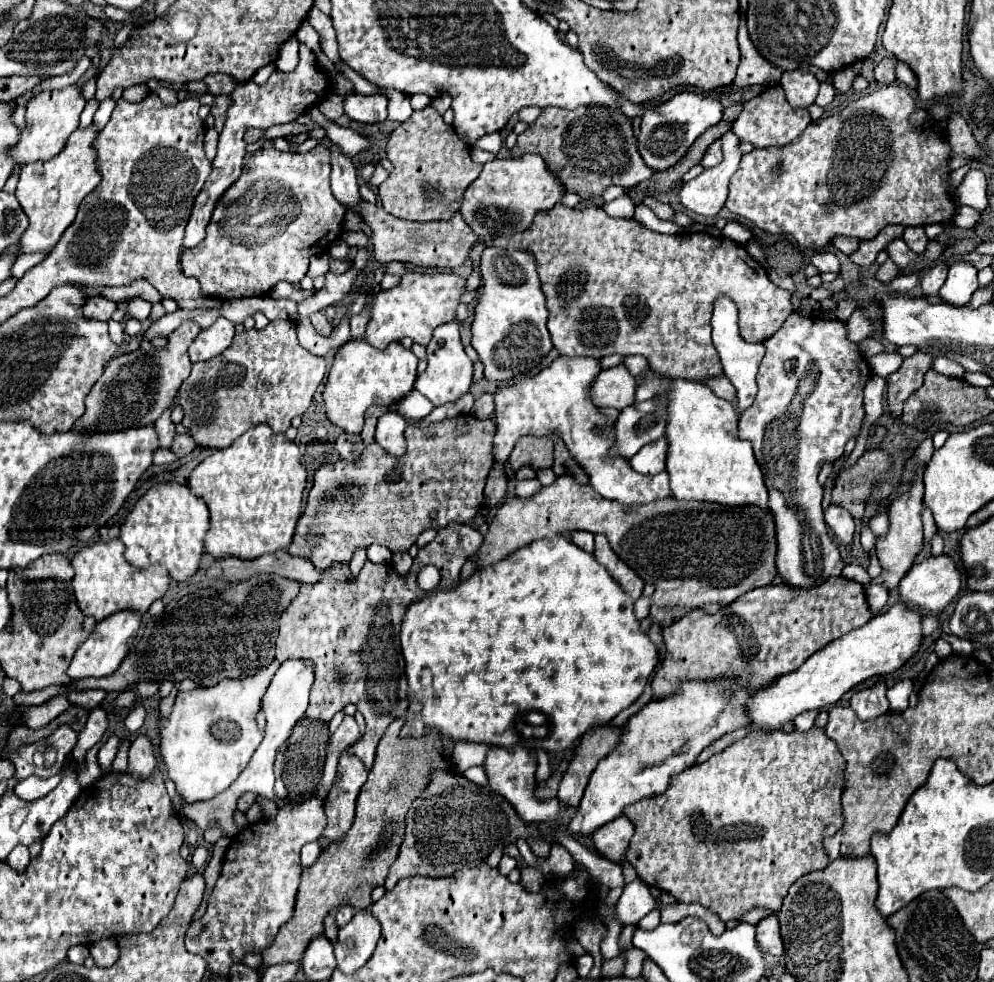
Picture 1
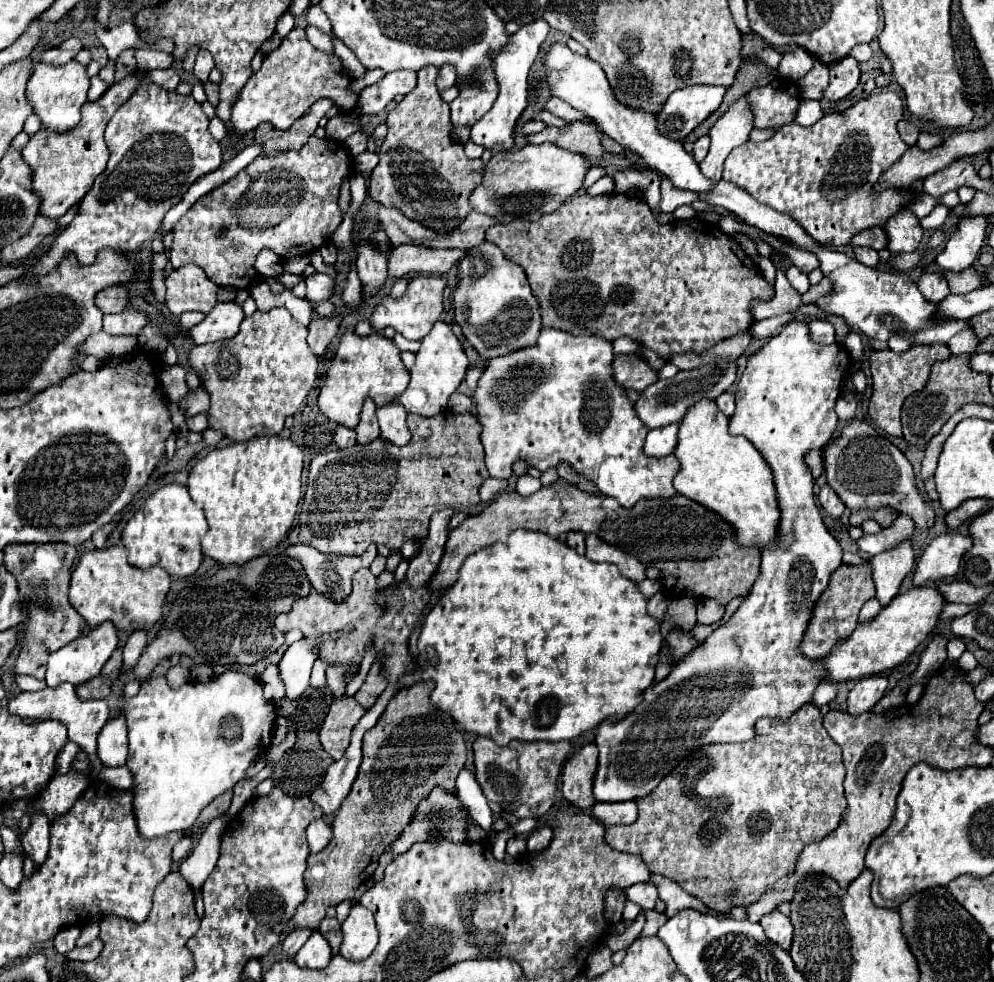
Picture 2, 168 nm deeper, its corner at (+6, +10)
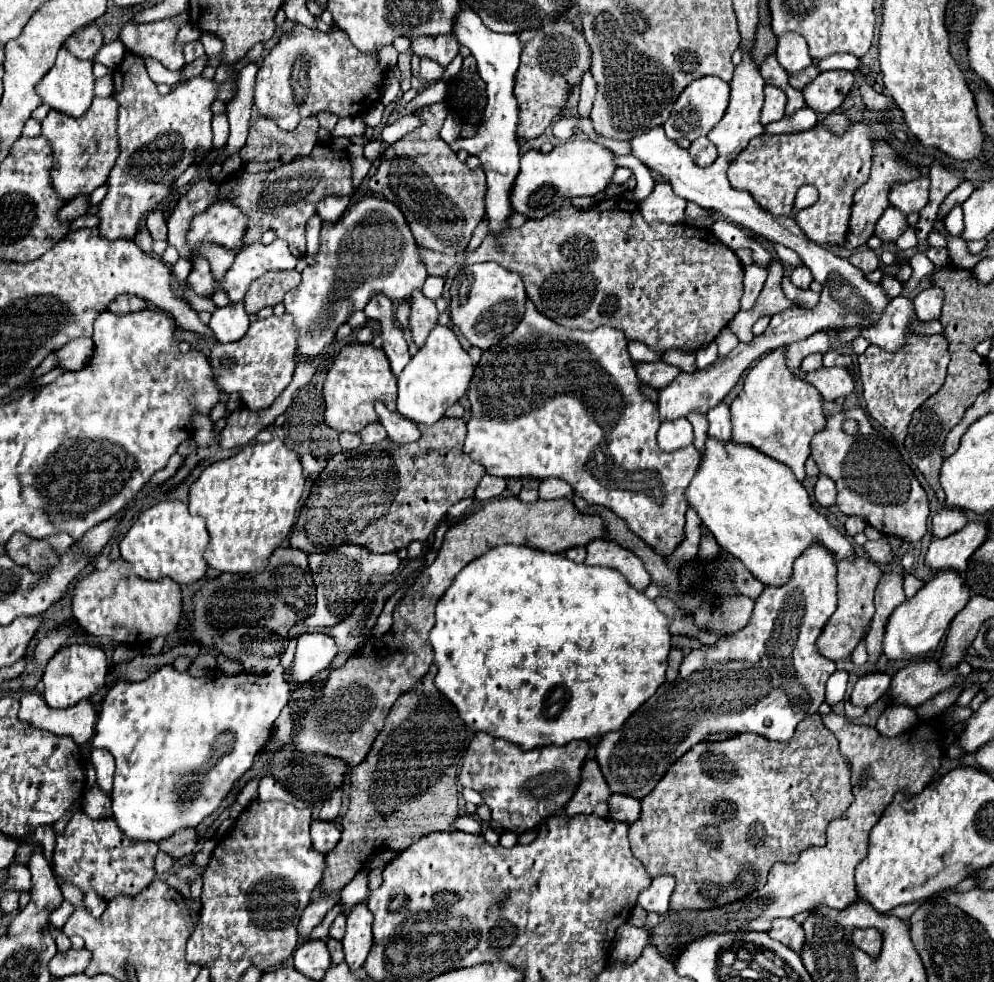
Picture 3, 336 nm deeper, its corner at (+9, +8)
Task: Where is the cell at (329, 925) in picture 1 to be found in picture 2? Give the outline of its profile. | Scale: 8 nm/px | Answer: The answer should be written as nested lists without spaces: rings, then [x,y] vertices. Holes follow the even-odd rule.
[[[324,917],[318,931],[328,939],[328,943],[332,945],[332,951],[338,953],[340,943],[342,943],[342,931],[340,931],[340,923],[334,917]]]

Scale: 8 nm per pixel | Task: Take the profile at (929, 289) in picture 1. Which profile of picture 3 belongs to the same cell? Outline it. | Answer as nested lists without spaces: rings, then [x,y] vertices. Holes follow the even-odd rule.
[[[939,287],[923,289],[913,299],[915,313],[919,321],[935,321],[941,317],[941,305],[943,305],[943,291]]]

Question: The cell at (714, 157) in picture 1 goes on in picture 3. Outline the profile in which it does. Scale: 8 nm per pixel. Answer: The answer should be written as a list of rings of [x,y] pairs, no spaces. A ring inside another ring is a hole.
[[[707,137],[695,139],[687,151],[689,151],[691,159],[693,159],[699,167],[709,167],[709,165],[713,165],[715,159],[717,159],[717,147],[713,147],[713,143],[709,143]]]

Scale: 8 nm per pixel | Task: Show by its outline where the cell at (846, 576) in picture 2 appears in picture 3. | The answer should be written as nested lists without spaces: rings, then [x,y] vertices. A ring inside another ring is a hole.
[[[857,557],[855,561],[839,561],[837,567],[839,567],[837,571],[839,605],[819,637],[819,651],[833,661],[847,659],[853,653],[853,649],[859,645],[859,641],[865,637],[865,633],[869,631],[869,623],[875,611],[875,605],[873,605],[875,587],[883,575],[877,563],[863,557]]]

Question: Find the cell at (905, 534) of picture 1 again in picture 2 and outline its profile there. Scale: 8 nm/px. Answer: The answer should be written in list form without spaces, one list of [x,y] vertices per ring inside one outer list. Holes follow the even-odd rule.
[[[902,539],[892,549],[878,553],[870,559],[862,559],[856,554],[844,552],[842,562],[849,565],[868,563],[872,567],[872,579],[876,585],[876,597],[882,605],[888,605],[892,597],[898,595],[898,587],[902,579],[914,569],[914,549],[912,539]]]

